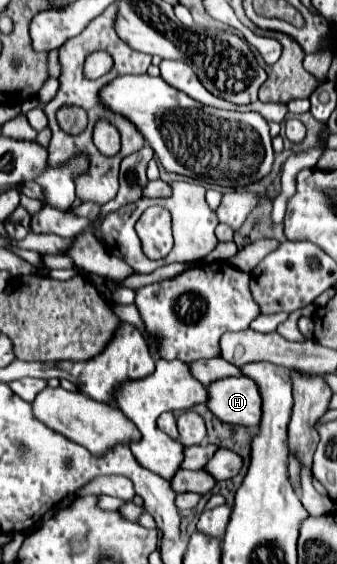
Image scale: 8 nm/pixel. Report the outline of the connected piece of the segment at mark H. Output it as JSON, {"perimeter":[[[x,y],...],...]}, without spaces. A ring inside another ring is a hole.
{"perimeter":[[[226,377],[214,381],[208,393],[208,407],[218,419],[244,427],[258,427],[262,397],[258,385],[248,377]]]}

